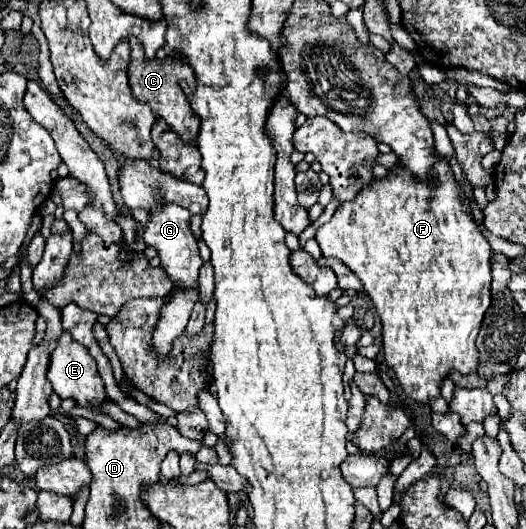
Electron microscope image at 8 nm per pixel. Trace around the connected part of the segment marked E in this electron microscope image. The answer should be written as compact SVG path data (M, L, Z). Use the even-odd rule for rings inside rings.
M66 330L58 336L56 348L50 352L48 380L52 382L52 388L60 398L74 398L82 408L98 408L98 404L106 398L104 382L98 374L96 360L90 356L88 348L78 344Z

